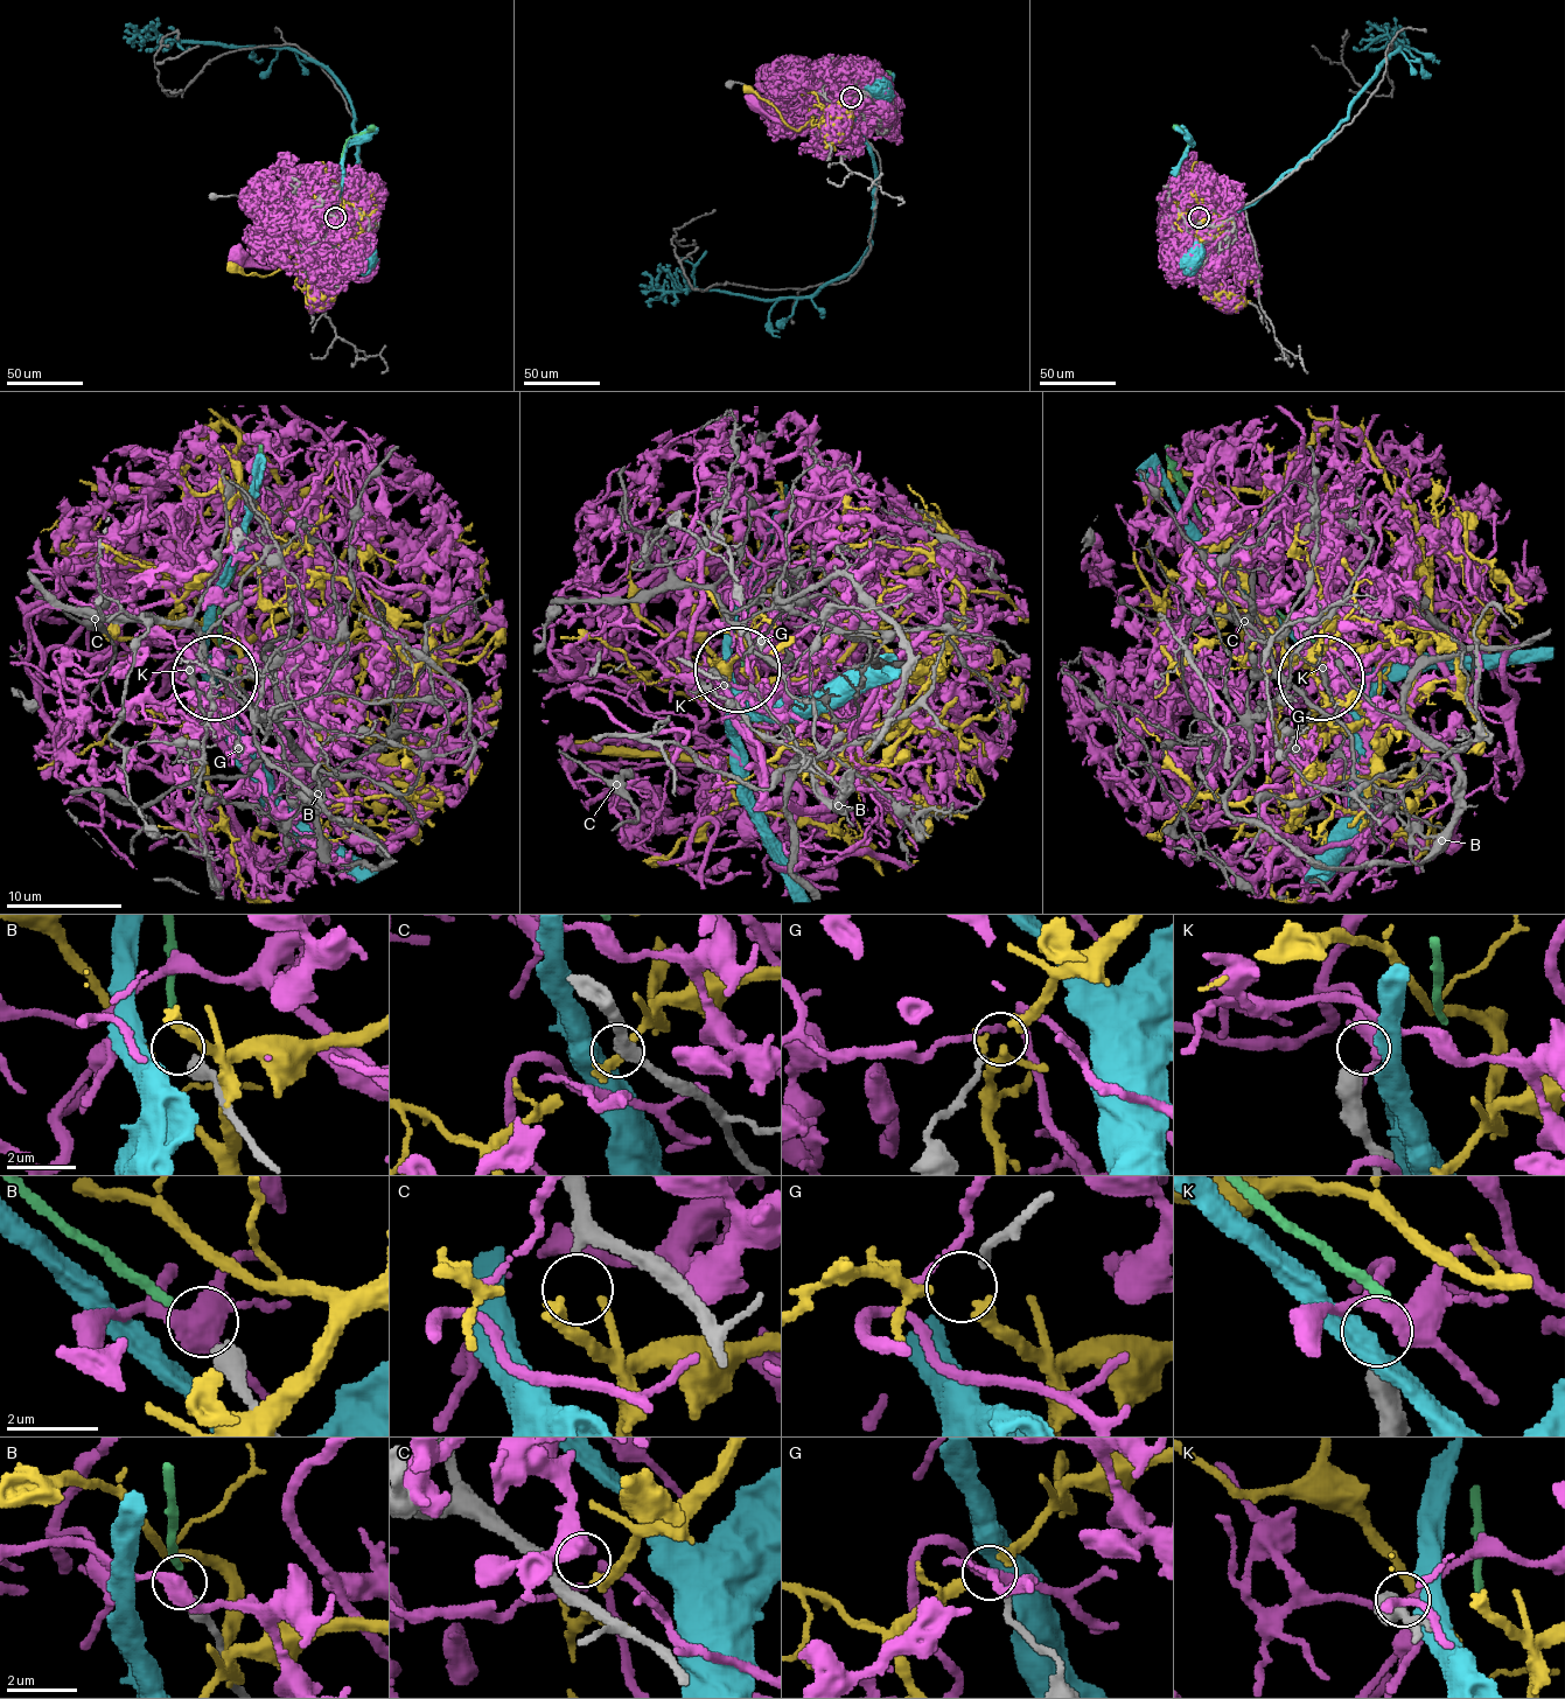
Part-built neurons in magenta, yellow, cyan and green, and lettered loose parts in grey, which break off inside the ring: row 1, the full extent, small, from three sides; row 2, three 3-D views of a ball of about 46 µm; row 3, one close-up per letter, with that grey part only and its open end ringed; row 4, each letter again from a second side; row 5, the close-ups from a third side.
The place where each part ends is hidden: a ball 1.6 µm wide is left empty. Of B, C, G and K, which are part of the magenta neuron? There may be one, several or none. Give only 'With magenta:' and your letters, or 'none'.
With magenta: K

